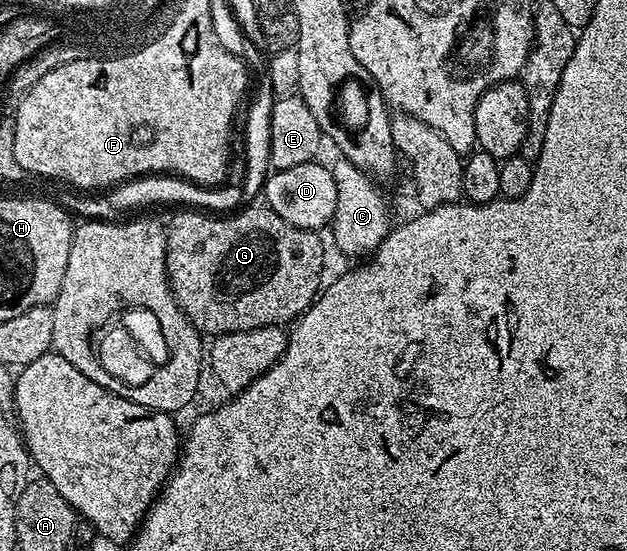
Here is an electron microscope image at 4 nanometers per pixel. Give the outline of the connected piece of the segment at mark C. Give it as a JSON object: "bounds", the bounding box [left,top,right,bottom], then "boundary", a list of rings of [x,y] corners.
{"bounds":[330,158,390,257],"boundary":[[[337,158],[337,163],[331,164],[332,176],[338,185],[338,209],[334,209],[334,217],[330,224],[332,239],[336,242],[336,247],[344,255],[364,255],[360,257],[371,257],[382,245],[382,241],[390,230],[388,223],[388,203],[384,200],[384,195],[379,191],[377,180],[373,179],[362,169],[358,169],[349,159]]]}

